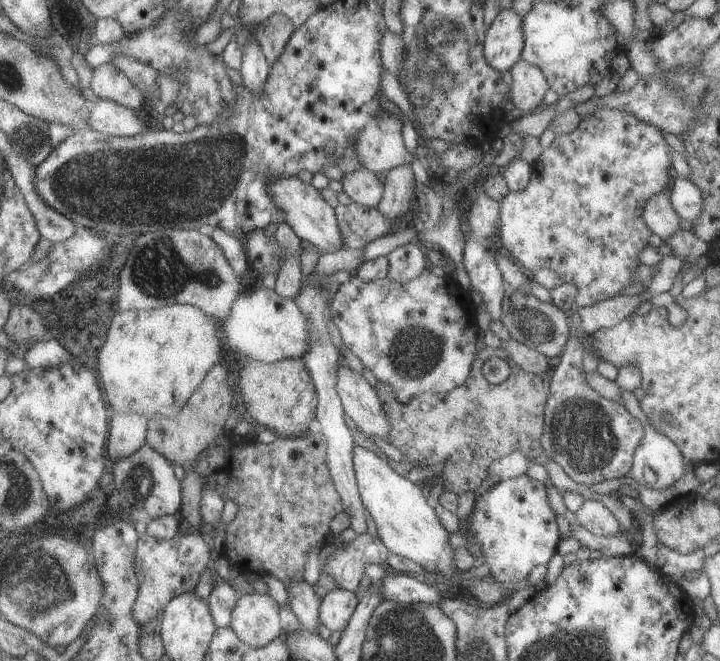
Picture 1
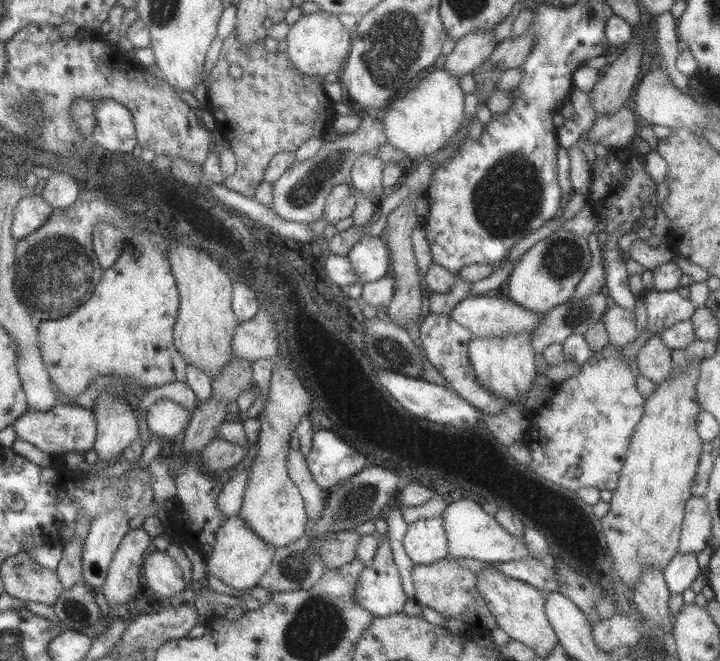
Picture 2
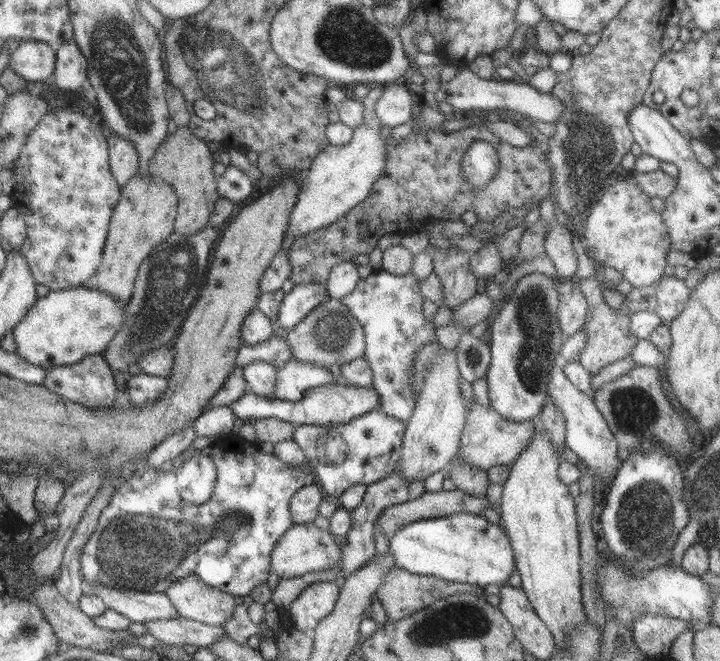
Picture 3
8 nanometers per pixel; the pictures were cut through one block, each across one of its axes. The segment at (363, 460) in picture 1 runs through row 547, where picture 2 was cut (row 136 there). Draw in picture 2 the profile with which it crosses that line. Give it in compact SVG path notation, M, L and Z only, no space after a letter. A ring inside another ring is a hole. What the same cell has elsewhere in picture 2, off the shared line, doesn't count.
M446 68L430 72L414 89L382 110L387 143L408 156L408 164L416 158L429 158L446 147L448 142L468 118L464 116L465 96L459 78L452 76Z

